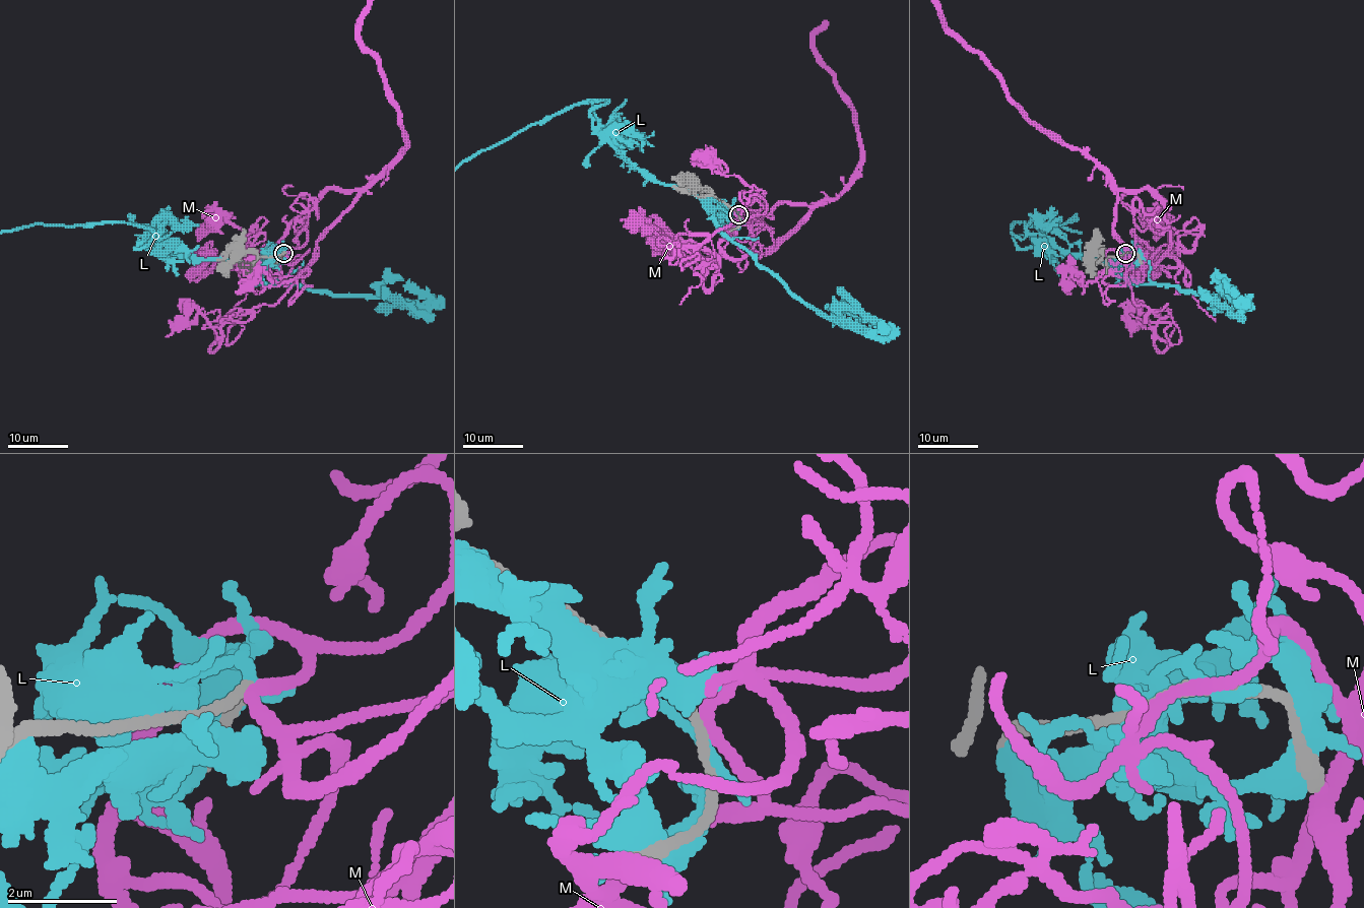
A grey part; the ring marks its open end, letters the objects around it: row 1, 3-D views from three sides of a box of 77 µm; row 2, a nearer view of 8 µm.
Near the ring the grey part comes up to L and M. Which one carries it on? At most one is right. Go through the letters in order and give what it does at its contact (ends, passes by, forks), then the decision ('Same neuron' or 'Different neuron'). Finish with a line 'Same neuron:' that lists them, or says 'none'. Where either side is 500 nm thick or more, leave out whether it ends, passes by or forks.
L: It passes by. Different neuron
M: It passes by. Same neuron
Same neuron: M

